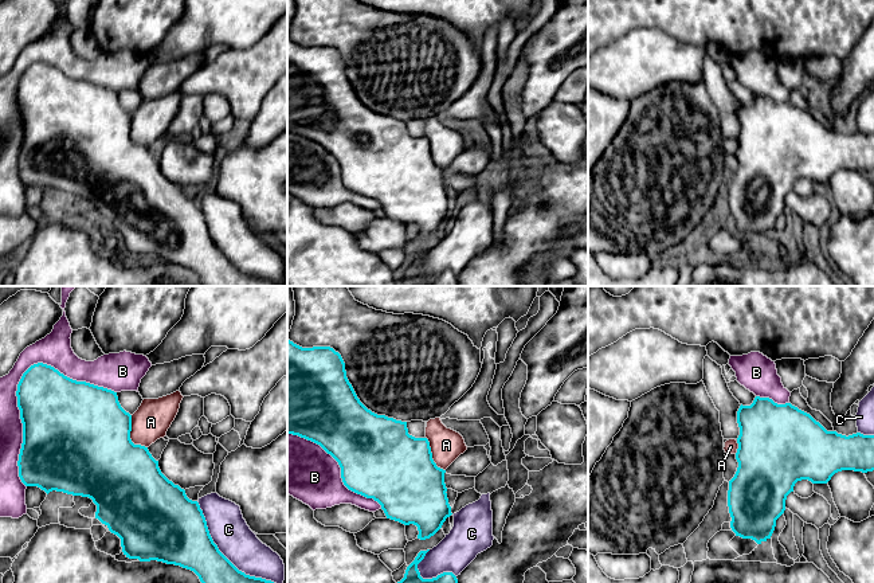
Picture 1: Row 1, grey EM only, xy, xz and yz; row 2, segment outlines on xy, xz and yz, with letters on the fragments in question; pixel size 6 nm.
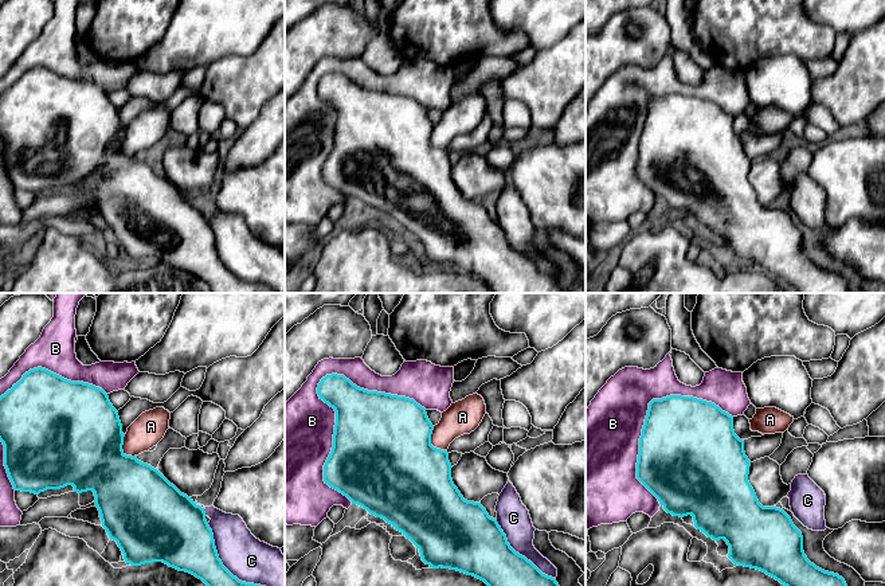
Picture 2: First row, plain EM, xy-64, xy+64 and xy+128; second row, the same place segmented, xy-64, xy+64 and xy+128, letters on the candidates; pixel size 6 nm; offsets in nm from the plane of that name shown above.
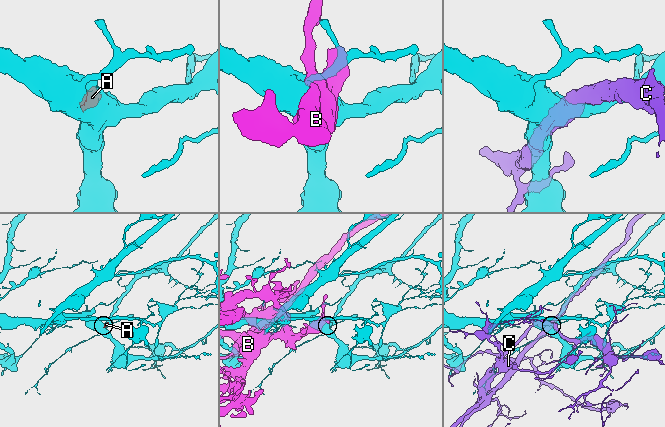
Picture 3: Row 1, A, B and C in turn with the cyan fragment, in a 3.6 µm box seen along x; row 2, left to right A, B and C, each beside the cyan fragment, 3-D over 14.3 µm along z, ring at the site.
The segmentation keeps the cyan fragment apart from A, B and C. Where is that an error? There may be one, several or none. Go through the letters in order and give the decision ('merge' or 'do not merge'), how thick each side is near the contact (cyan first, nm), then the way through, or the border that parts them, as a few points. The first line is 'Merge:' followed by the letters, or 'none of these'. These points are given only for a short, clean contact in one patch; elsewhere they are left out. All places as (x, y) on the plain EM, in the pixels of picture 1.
Merge: A
A: merge | 500/220 nm | across xy (87, 139), (124, 139), (129, 135), (151, 121)
B: do not merge | 400/140 nm
C: do not merge | 280/220 nm

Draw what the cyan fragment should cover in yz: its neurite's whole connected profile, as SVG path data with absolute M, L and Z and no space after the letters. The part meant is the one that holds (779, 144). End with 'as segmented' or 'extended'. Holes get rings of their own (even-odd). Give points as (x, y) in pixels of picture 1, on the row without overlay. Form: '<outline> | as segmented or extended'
M756 95L750 105L740 105L737 122L738 137L726 140L724 146L738 161L728 189L730 227L736 235L752 238L757 243L771 238L776 219L785 210L787 195L793 191L797 180L827 183L842 169L874 169L874 134L857 132L846 136L827 130L810 113L791 102L777 103L769 97Z | extended

